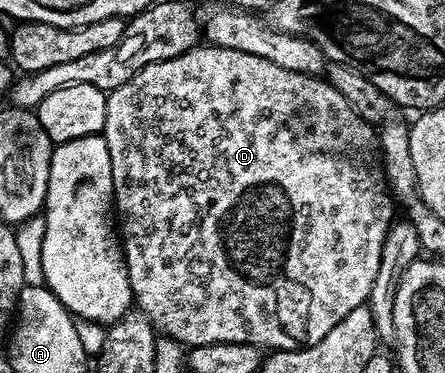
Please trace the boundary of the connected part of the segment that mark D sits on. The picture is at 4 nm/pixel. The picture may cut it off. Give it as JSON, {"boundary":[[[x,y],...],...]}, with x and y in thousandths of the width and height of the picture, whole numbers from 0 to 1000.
{"boundary":[[[445,118],[431,134],[411,139],[384,161],[330,172],[330,182],[321,182],[303,204],[294,204],[294,214],[285,214],[285,225],[243,244],[236,276],[240,279],[240,311],[236,314],[231,367],[240,375],[240,408],[249,408],[254,536],[258,574],[267,587],[267,649],[281,673],[281,705],[294,751],[306,828],[317,831],[333,847],[335,863],[355,898],[391,906],[393,914],[404,917],[418,933],[454,928],[456,922],[517,917],[519,922],[573,922],[604,944],[647,938],[654,920],[670,930],[703,928],[717,912],[726,912],[726,901],[735,901],[735,890],[744,890],[744,879],[753,879],[753,869],[762,869],[762,858],[771,858],[771,847],[780,847],[780,836],[827,812],[829,786],[836,777],[836,761],[843,756],[845,729],[852,724],[856,668],[863,660],[865,638],[876,635],[879,627],[874,603],[883,595],[888,534],[872,499],[865,496],[865,458],[856,453],[856,416],[840,340],[822,327],[818,316],[804,311],[793,295],[793,284],[780,279],[780,268],[771,268],[771,257],[762,257],[762,247],[753,247],[753,236],[742,231],[728,206],[645,193],[645,182],[627,182],[627,172],[609,172],[609,161],[591,161],[591,150],[503,134],[490,123],[467,118]]]}

